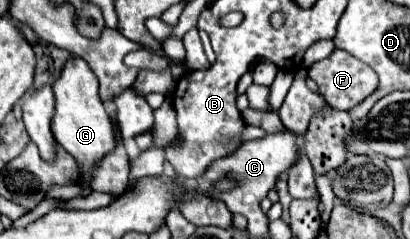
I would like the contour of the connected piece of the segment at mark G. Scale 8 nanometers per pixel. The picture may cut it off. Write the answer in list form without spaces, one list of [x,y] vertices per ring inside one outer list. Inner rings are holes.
[[[70,55],[66,59],[60,77],[54,81],[54,99],[56,99],[56,107],[52,117],[52,133],[56,141],[80,163],[82,179],[90,183],[90,171],[96,165],[96,159],[112,151],[116,143],[114,143],[112,123],[98,97],[96,75],[92,75],[92,69],[84,59],[76,55]]]

